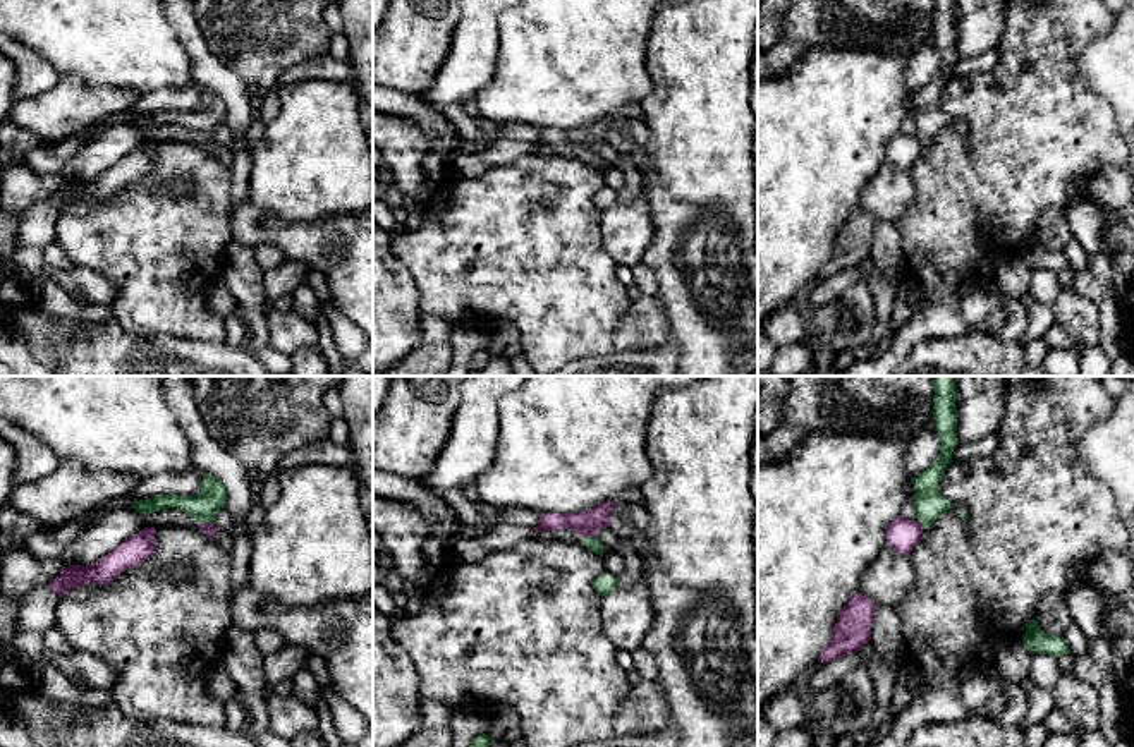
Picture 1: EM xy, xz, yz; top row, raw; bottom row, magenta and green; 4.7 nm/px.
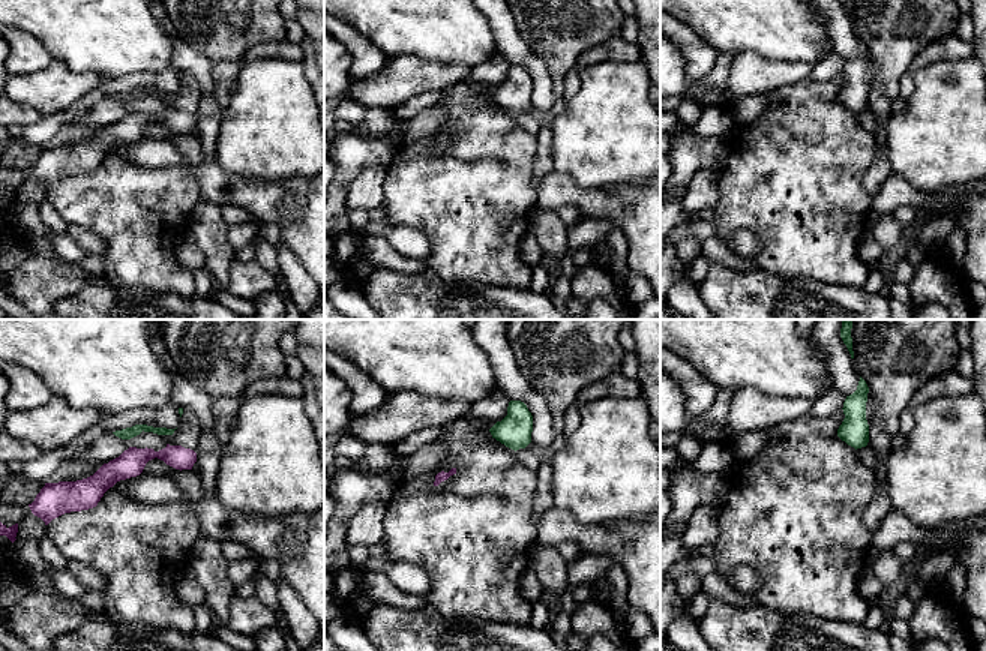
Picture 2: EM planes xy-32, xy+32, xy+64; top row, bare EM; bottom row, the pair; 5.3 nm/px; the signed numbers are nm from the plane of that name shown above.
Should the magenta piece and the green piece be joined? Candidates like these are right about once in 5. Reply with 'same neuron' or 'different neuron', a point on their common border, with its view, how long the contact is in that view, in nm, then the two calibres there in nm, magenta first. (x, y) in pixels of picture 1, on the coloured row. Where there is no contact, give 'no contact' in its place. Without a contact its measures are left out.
different neuron | xy (205, 524) | 70 nm | 60/140 nm

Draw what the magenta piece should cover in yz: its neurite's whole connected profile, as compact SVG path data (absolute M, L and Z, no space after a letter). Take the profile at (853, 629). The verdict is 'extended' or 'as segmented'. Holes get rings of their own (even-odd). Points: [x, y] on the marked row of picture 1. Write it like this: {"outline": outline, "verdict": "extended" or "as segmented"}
{"outline": "M856 592L840 611L830 644L821 651L820 663L830 663L837 658L859 651L871 639L871 622L875 603Z", "verdict": "as segmented"}

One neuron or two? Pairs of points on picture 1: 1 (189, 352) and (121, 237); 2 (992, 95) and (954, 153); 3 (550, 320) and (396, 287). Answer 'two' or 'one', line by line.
1: two
2: one
3: two

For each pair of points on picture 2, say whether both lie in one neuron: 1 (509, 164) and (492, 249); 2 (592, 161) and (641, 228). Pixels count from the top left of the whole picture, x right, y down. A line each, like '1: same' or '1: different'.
1: same
2: different

